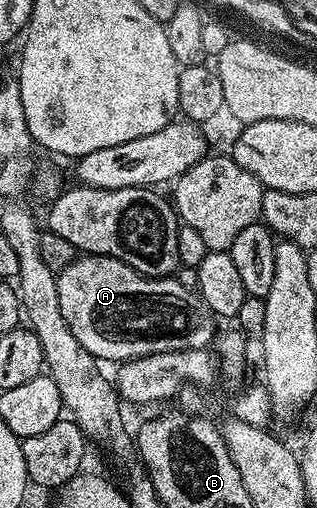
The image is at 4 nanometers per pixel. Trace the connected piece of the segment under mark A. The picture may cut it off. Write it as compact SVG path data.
M85 253L74 259L57 275L57 288L59 309L63 309L75 341L98 361L205 349L215 337L214 316L176 277L149 279L106 255Z

